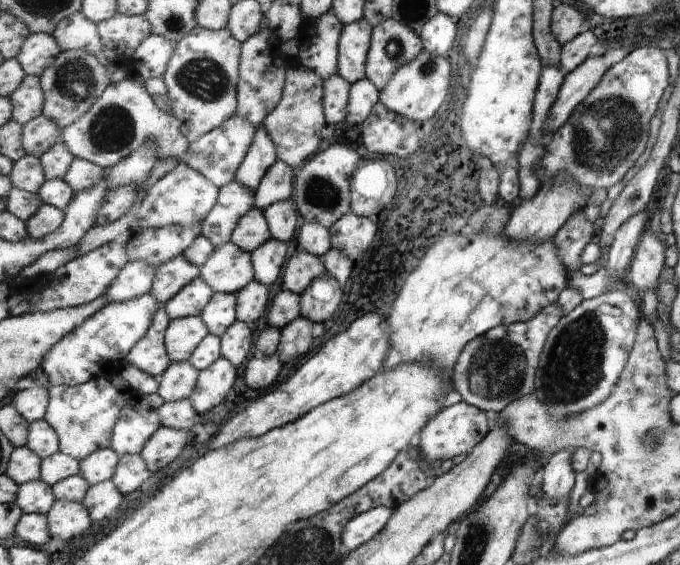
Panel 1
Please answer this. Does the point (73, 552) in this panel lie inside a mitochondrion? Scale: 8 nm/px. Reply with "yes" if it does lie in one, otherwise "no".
no

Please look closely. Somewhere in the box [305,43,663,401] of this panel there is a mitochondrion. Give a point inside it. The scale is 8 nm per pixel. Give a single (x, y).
(610, 130)

